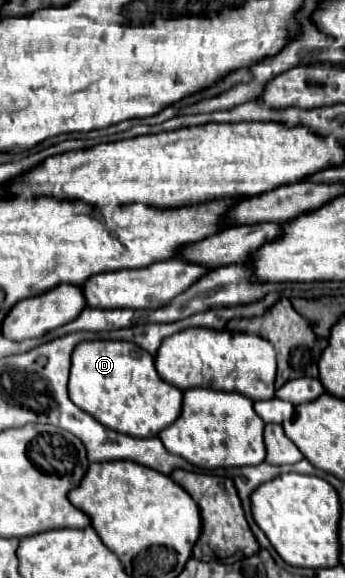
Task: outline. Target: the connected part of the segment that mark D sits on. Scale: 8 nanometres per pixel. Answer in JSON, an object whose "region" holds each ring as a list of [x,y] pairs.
{"region":[[[124,340],[80,342],[72,352],[68,394],[76,406],[80,406],[84,412],[92,414],[106,428],[128,434],[128,436],[136,436],[136,438],[158,436],[160,430],[164,430],[168,424],[172,424],[178,418],[180,406],[182,406],[182,390],[164,382],[158,376],[158,372],[154,368],[154,358],[140,346],[136,346],[132,342],[124,342]]]}

